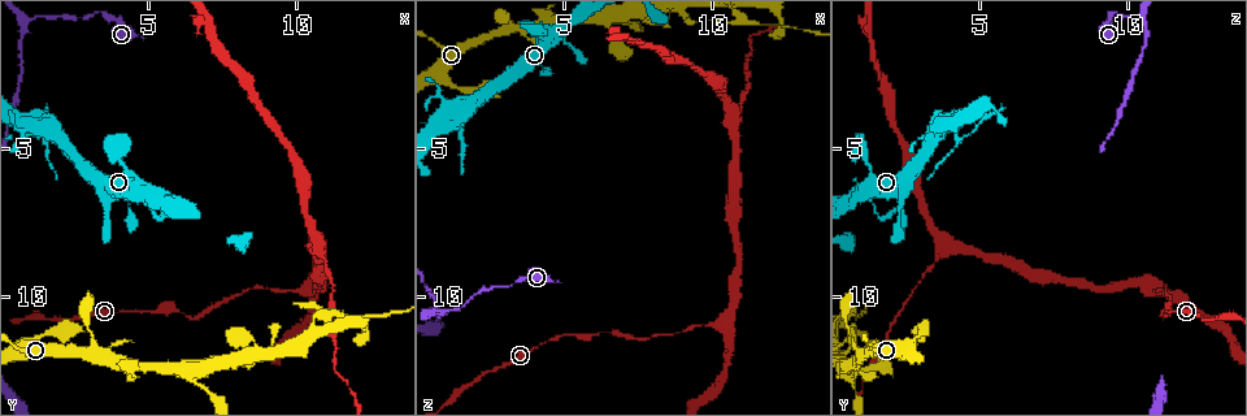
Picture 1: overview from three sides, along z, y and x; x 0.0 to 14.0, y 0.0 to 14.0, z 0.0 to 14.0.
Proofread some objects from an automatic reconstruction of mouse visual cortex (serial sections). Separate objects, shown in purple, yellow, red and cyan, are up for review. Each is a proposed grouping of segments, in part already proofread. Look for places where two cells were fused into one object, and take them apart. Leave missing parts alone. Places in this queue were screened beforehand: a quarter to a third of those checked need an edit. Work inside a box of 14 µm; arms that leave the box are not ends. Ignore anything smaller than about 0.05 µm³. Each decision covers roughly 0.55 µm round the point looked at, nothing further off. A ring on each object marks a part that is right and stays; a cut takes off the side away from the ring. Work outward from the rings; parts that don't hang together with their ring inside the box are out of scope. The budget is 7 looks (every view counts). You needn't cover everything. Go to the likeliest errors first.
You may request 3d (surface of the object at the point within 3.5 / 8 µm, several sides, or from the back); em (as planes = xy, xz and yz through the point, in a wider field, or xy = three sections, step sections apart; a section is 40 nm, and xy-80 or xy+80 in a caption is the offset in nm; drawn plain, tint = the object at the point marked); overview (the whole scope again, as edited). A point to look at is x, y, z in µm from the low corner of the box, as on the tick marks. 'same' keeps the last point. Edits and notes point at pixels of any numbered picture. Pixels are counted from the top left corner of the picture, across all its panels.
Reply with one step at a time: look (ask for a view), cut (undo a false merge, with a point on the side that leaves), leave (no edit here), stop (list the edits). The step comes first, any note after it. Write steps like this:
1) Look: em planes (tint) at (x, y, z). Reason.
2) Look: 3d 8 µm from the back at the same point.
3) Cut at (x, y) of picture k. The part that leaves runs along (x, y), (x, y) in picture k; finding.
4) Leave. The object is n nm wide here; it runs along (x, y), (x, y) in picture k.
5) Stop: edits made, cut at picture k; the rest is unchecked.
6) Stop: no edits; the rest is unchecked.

Look: 3d 3.5 µm at (10.2, 9.8, 11.0). Sharp bend.

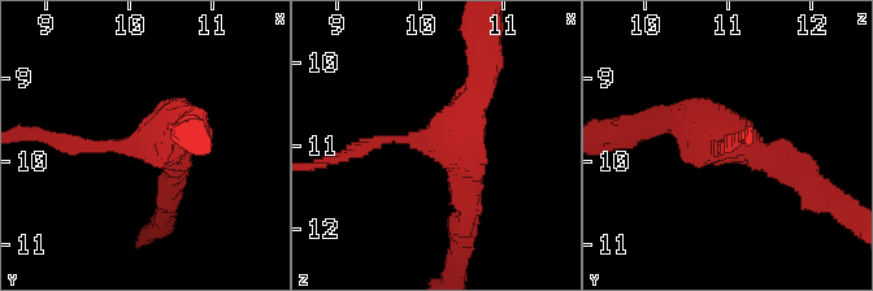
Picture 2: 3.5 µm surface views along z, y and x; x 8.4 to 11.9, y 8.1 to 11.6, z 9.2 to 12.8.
Look: em xy step 5 (tint) at (10.25, 9.75, 10.95). 3 arms meet here; the arms are 150, 350, 350 nm wide.

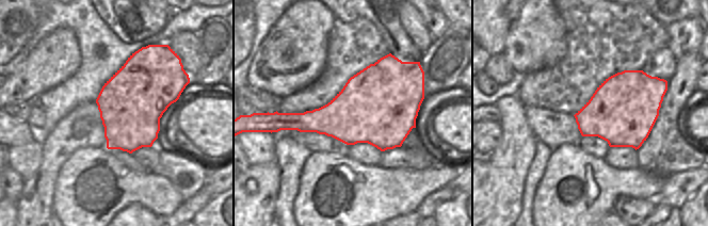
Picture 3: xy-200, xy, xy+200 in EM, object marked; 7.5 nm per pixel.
Leave. It runs along (356, 153), (379, 140), (441, 140), (483, 77) in picture 2; one cell here.

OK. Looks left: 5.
Look: 3d 3.5 µm from the back at (1.2, 4.2, 4.0).

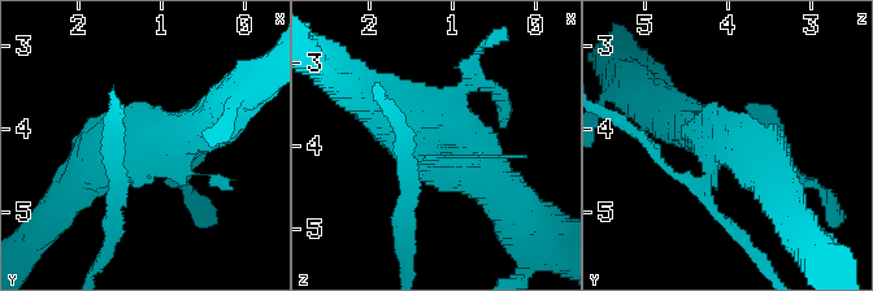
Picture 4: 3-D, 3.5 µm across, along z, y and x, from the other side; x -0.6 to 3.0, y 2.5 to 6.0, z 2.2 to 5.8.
Look: em xy step 3 (tint) at (1.25, 4.25, 3.95). Shape alone is not enough.

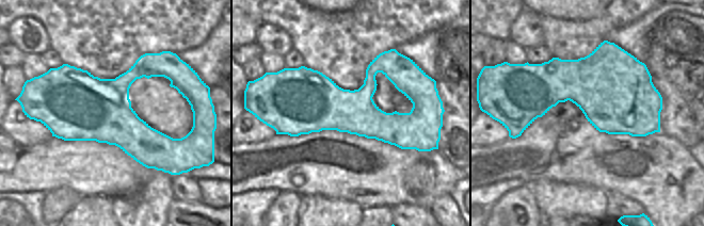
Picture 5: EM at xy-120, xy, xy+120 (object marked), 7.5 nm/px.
Cut at (404, 215) of picture 4. The object is 400 nm wide here; the part that leaves runs along (415, 166), (405, 266) in picture 4; a second cell is stuck on.

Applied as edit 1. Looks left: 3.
Look: em xy step 1 (tint) at (10.7, 8.3, 4.2). Three-way junction.

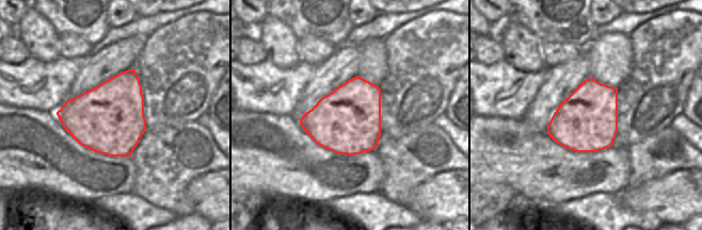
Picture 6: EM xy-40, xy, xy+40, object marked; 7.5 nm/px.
Look: 3d 3.5 µm at the same point.

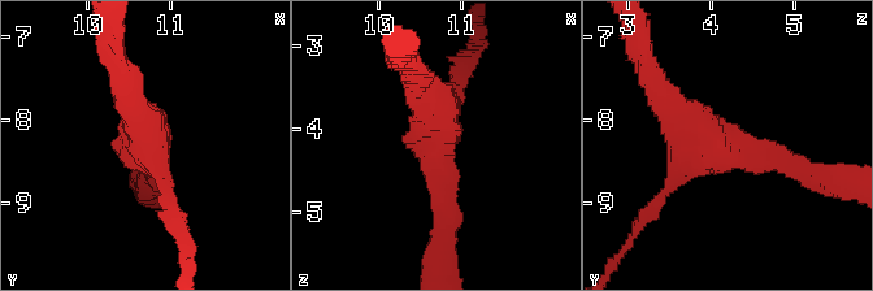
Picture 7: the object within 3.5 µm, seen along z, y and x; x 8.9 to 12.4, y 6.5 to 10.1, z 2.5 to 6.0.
Leave. 3 arms meet here; it runs along (789, 164), (716, 147), (652, 79) in picture 7; all the same cell.

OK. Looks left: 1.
Stop: edits made, cut at picture 4; the rest is unchecked.

